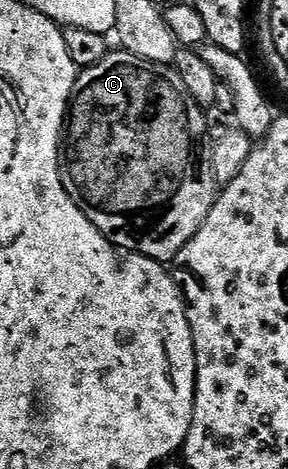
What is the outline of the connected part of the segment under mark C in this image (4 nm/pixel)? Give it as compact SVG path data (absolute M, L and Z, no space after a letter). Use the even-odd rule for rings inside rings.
M112 50L102 58L102 62L83 69L77 75L76 90L66 117L66 143L62 148L64 189L70 194L72 201L80 207L82 214L86 214L86 218L90 218L90 222L94 222L94 226L98 226L100 233L109 242L115 244L117 249L128 254L145 256L151 260L172 262L182 250L182 246L186 246L190 238L198 234L202 222L206 222L206 214L210 214L218 195L218 185L214 170L211 169L209 149L206 146L204 149L204 144L209 143L204 114L205 109L196 104L194 98L190 98L190 90L186 90L182 78L171 64L155 64L123 50Z

